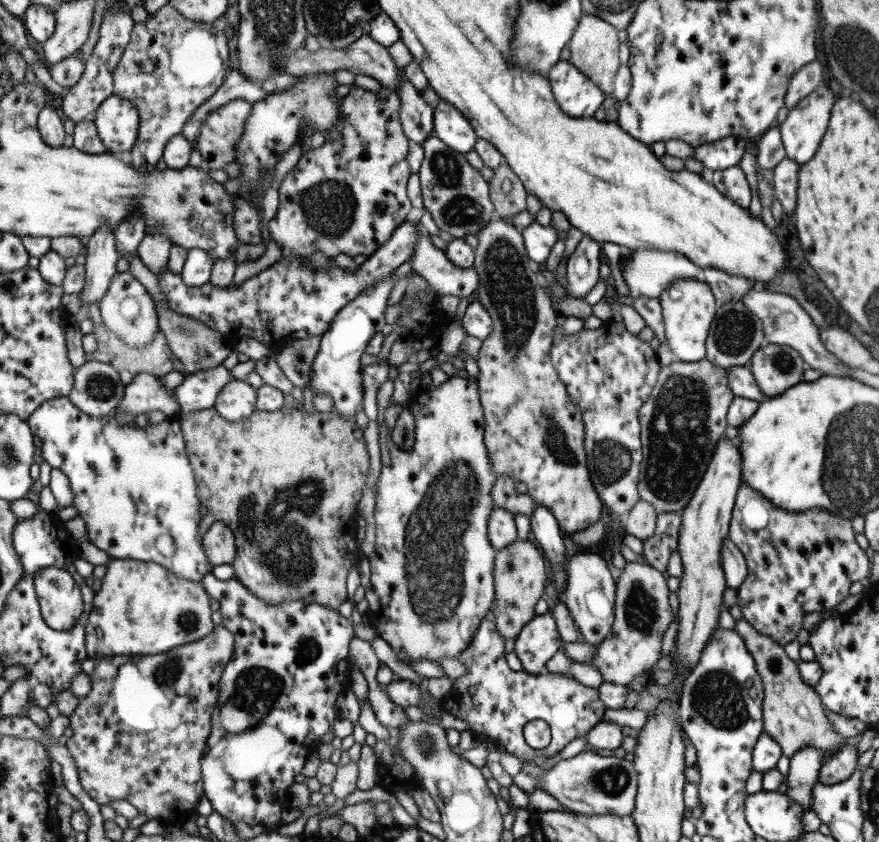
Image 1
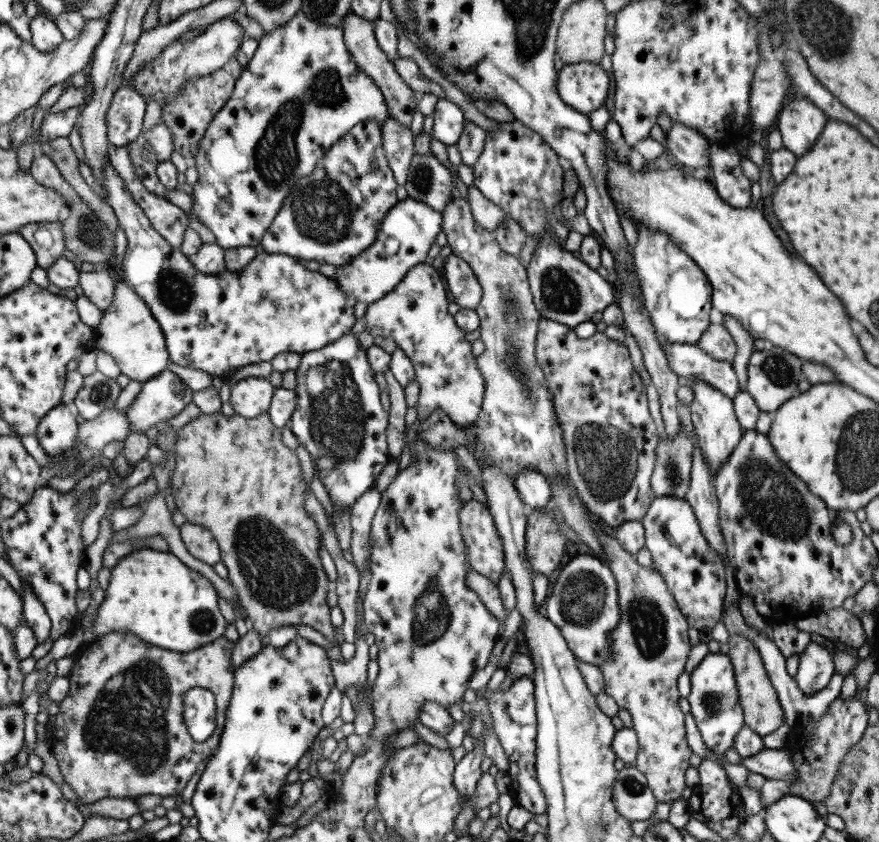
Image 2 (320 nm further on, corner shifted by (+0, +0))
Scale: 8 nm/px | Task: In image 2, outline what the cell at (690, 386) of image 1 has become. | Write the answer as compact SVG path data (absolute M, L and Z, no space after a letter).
M680 424L677 427L677 437L675 441L667 439L662 440L656 436L654 467L650 476L650 487L655 497L667 495L671 498L679 498L683 500L688 489L690 479L690 464L693 453L693 443L689 439L686 428Z

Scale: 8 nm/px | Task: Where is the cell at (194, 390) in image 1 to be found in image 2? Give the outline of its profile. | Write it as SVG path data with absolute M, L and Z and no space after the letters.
M165 370L160 376L142 384L142 391L126 410L128 421L133 433L152 433L156 428L177 417L191 402L194 402L194 392L175 374Z

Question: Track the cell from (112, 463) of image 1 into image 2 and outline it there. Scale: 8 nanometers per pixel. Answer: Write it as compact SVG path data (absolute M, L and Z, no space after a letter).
M62 403L40 422L35 435L43 450L53 456L68 453L80 437L80 424L73 406Z

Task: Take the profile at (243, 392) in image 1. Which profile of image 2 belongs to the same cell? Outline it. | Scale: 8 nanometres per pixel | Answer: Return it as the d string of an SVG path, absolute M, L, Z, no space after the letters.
M245 378L231 386L227 402L234 414L256 418L268 411L273 389L266 378Z

